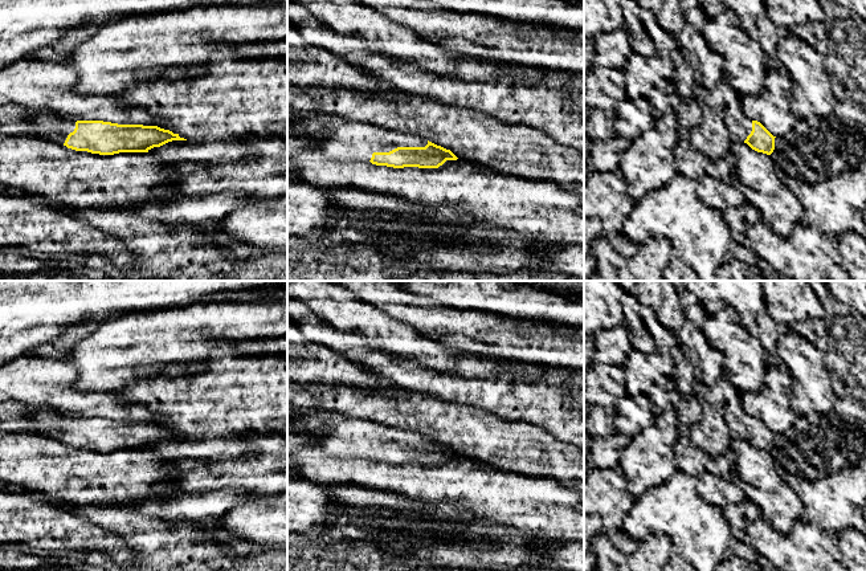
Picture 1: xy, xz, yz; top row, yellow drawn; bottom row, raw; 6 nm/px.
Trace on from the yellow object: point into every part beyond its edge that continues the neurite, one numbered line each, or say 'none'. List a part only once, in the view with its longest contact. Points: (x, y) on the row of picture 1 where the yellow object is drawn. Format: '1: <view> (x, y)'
1: xz (338, 138)

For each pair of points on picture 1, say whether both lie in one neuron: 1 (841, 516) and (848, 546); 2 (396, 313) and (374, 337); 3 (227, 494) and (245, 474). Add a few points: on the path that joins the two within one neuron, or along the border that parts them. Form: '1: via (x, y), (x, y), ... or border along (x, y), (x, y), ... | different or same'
1: border along (852, 526), (837, 535) | different
2: border along (399, 321), (411, 325), (427, 335) | different
3: border along (201, 492), (240, 488), (254, 494) | different

